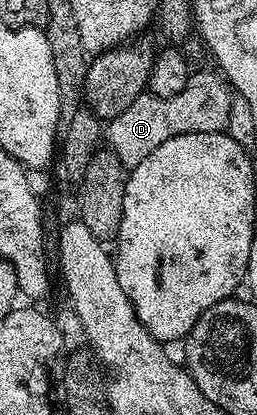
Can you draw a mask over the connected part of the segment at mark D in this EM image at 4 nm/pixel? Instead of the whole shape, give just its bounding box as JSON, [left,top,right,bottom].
[106,69,233,168]

